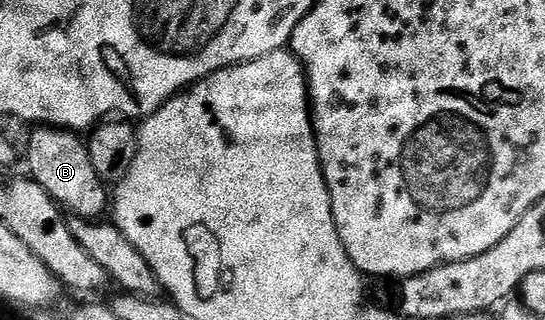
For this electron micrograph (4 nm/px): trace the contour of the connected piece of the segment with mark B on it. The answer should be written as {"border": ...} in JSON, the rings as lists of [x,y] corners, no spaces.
{"border":[[[38,126],[30,134],[26,142],[26,166],[29,177],[33,178],[44,192],[67,215],[75,218],[98,220],[108,210],[108,186],[96,172],[96,164],[92,164],[90,147],[82,142],[77,133],[60,130],[56,126]]]}

